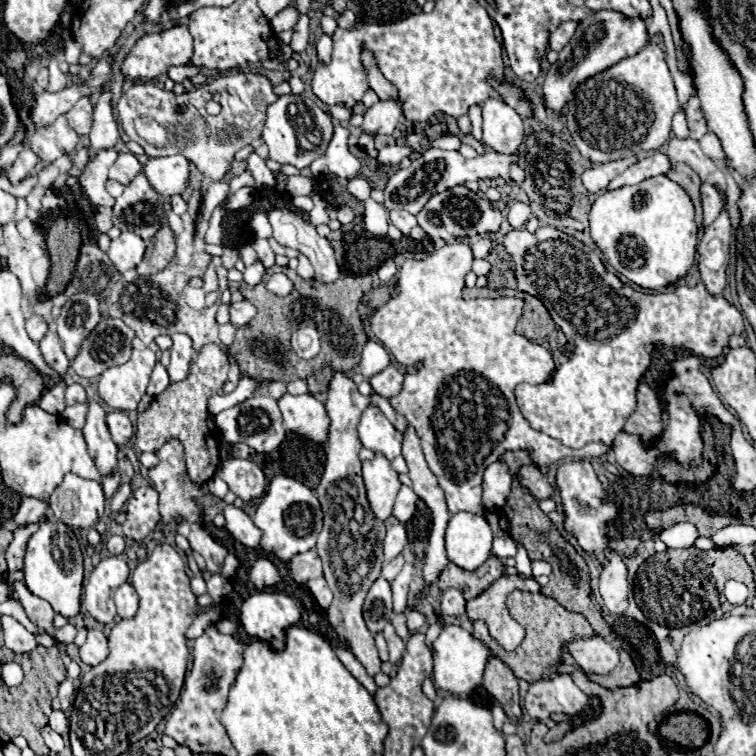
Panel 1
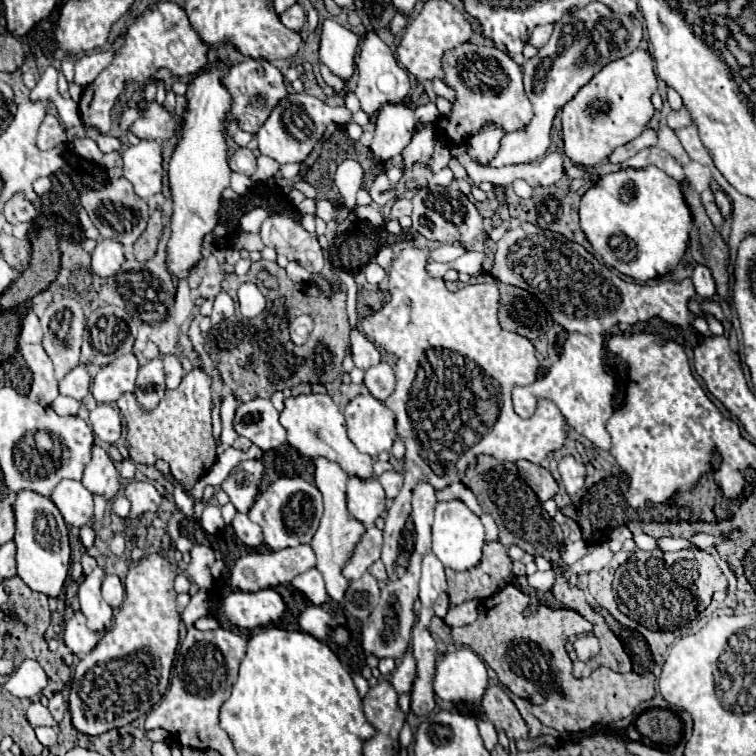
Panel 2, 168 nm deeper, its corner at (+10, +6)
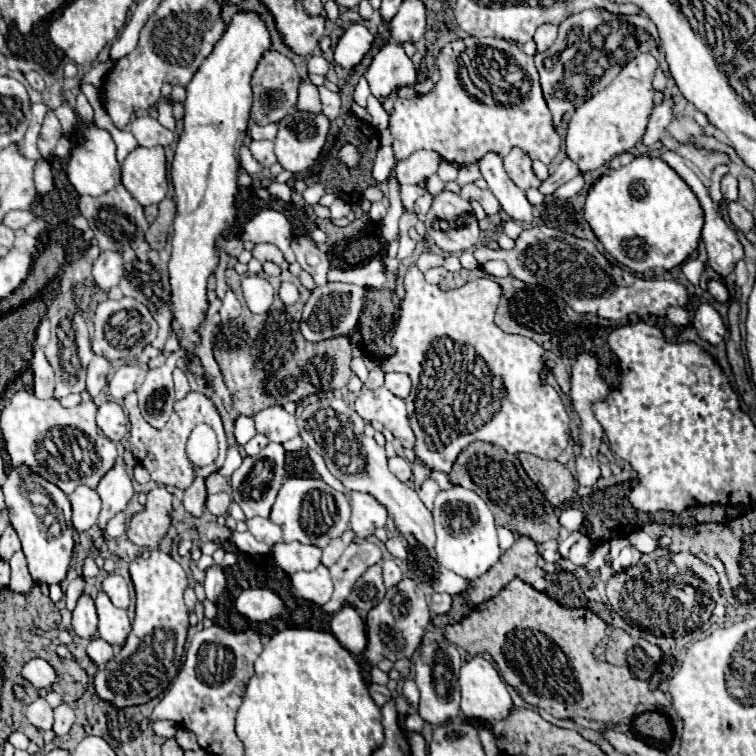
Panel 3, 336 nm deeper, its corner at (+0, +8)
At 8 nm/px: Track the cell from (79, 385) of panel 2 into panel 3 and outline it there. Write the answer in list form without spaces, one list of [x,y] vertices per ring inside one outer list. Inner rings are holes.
[[[94,357],[88,365],[88,375],[86,375],[86,391],[88,395],[94,399],[104,387],[106,387],[106,379],[108,379],[108,371],[110,371],[110,363],[104,357]]]

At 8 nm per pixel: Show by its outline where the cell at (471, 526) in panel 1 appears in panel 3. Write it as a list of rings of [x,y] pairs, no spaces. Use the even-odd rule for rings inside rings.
[[[462,487],[440,491],[434,501],[434,525],[436,525],[436,555],[438,563],[454,571],[464,579],[476,579],[486,573],[502,555],[498,545],[498,533],[494,525],[494,515],[486,503],[472,491]]]

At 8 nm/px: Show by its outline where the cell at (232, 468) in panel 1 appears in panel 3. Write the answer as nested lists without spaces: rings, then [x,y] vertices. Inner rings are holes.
[[[268,443],[256,457],[244,457],[244,463],[232,473],[230,485],[234,491],[234,501],[242,507],[246,519],[250,517],[268,517],[270,507],[276,499],[276,493],[284,481],[284,447],[280,443]]]

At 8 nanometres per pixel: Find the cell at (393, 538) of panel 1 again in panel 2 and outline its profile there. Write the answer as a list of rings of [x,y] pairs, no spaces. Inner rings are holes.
[[[378,527],[366,529],[358,545],[352,549],[352,555],[348,557],[346,565],[342,567],[342,575],[348,581],[358,579],[364,571],[368,571],[368,567],[374,561],[380,559],[380,551],[382,551],[382,531]]]

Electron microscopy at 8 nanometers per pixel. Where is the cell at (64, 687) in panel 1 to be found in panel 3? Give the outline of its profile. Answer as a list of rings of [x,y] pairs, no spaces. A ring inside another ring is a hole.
[[[60,703],[56,709],[54,709],[54,733],[56,735],[66,735],[72,725],[74,725],[74,719],[76,719],[76,713],[74,713],[74,707],[68,705],[68,703]]]

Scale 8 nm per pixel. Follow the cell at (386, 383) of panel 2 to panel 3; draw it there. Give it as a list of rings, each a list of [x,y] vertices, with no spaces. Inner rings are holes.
[[[386,373],[384,387],[388,387],[388,391],[392,391],[396,397],[406,399],[410,393],[410,377],[404,373]]]

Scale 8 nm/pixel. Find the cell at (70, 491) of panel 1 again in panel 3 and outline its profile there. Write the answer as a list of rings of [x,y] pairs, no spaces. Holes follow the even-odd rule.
[[[80,485],[68,497],[72,503],[72,525],[76,531],[88,531],[96,525],[100,513],[100,497],[94,489]]]

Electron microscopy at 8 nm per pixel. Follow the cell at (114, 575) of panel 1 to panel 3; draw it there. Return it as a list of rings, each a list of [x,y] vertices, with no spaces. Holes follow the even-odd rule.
[[[100,591],[94,599],[96,611],[98,611],[98,635],[108,641],[110,645],[124,645],[128,633],[130,633],[130,621],[124,609],[118,609],[110,603],[108,595]]]

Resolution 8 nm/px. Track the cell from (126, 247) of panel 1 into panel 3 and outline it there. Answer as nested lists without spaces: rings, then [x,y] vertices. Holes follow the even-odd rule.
[[[102,251],[100,257],[94,261],[92,269],[94,281],[100,289],[108,291],[110,287],[118,285],[124,277],[124,261],[118,251]]]

